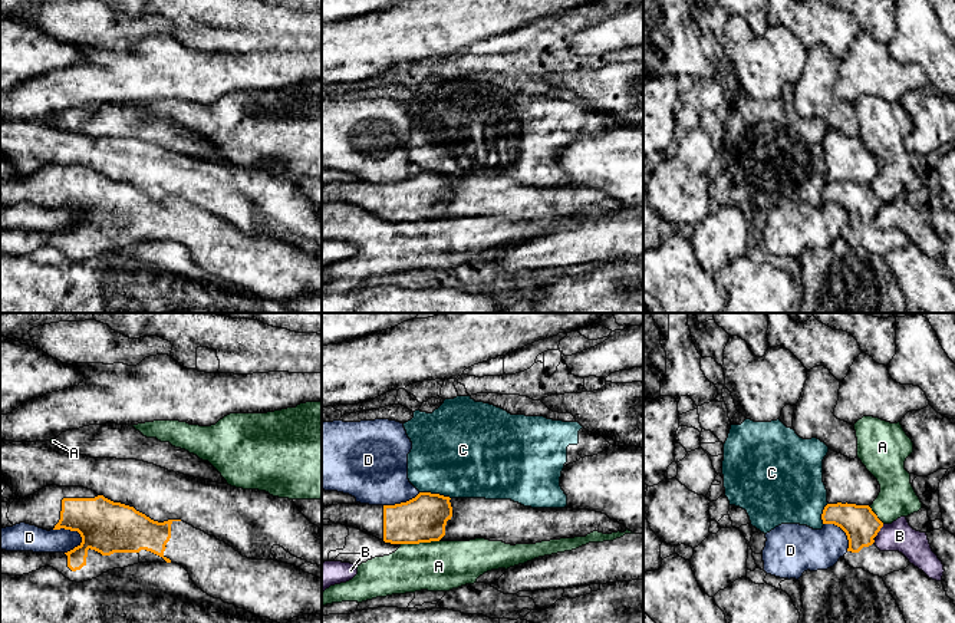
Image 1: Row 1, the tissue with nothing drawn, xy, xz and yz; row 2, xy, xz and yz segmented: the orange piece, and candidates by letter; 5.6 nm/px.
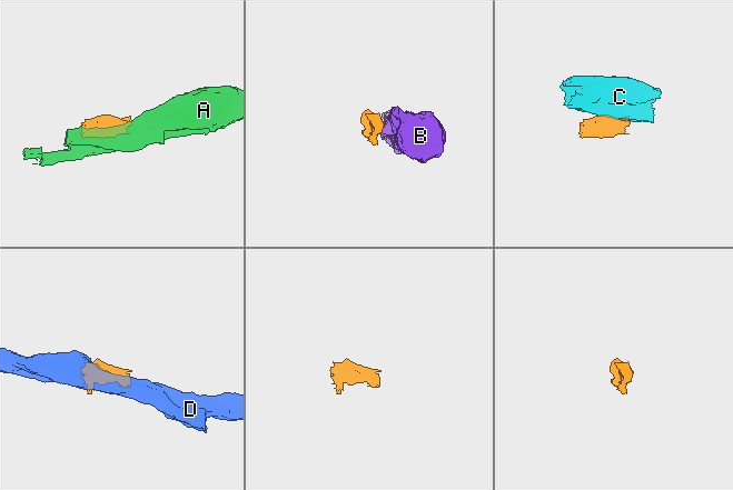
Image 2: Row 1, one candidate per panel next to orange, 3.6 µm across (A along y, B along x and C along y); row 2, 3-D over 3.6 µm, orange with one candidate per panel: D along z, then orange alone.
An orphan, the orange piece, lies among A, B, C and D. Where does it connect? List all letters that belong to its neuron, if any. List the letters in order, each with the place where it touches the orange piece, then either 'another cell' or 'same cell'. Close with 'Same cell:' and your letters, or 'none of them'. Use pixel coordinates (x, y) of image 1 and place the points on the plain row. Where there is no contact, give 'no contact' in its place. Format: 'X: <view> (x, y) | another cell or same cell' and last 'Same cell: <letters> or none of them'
A: xz (420, 220) | another cell
B: yz (879, 208) | another cell
C: xz (435, 172) | another cell
D: xy (72, 208) | another cell
Same cell: none of them

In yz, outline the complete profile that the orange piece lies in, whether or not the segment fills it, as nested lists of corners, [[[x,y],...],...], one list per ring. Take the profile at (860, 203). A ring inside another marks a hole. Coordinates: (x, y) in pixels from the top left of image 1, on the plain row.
[[[827,182],[821,192],[823,202],[840,205],[849,218],[847,231],[843,234],[853,247],[885,256],[893,250],[905,248],[910,241],[899,230],[880,230],[876,214],[883,201],[869,184],[856,182]]]

